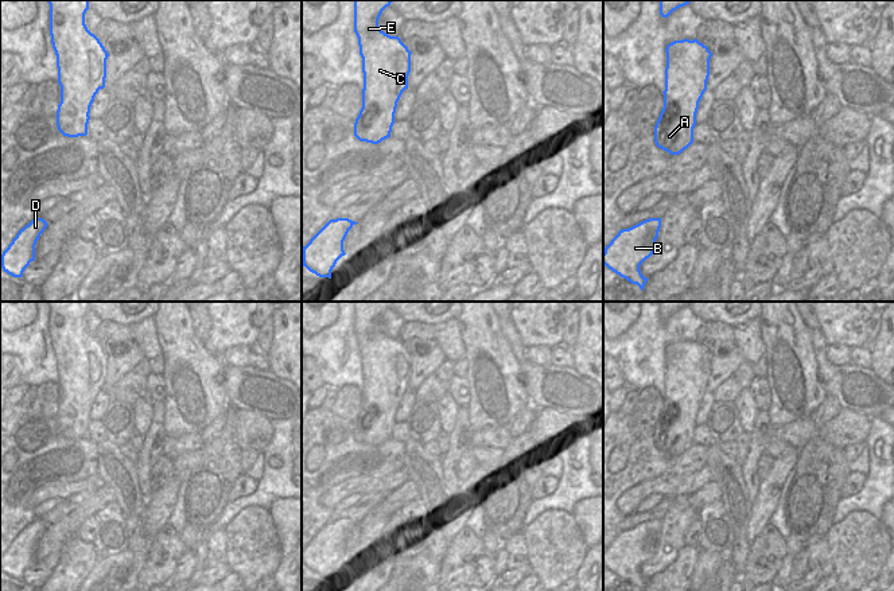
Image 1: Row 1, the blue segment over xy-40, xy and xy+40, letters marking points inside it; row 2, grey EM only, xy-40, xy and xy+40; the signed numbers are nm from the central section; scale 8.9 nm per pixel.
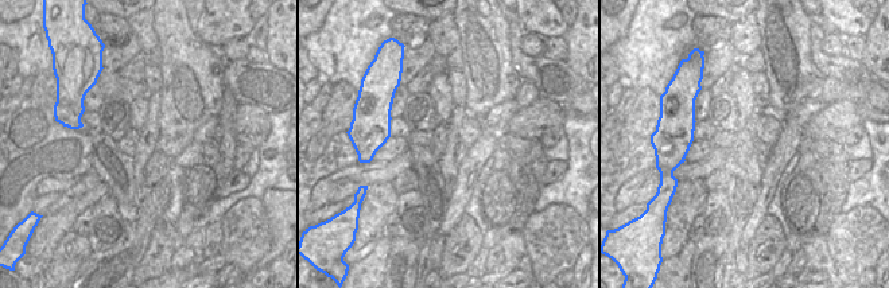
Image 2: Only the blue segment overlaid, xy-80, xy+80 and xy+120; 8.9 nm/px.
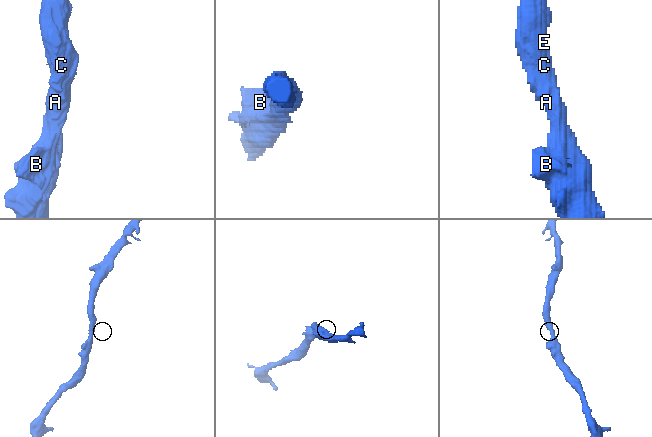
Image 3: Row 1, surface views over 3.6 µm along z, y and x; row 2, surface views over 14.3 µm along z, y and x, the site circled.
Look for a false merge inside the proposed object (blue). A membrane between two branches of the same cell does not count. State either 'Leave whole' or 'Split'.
Leave whole.

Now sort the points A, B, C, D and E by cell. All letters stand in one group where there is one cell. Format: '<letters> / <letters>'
A B C D E

